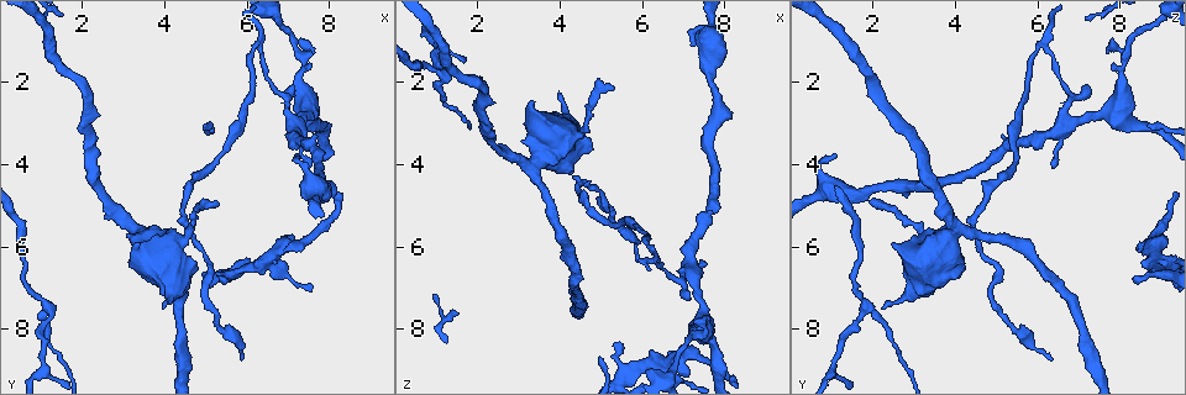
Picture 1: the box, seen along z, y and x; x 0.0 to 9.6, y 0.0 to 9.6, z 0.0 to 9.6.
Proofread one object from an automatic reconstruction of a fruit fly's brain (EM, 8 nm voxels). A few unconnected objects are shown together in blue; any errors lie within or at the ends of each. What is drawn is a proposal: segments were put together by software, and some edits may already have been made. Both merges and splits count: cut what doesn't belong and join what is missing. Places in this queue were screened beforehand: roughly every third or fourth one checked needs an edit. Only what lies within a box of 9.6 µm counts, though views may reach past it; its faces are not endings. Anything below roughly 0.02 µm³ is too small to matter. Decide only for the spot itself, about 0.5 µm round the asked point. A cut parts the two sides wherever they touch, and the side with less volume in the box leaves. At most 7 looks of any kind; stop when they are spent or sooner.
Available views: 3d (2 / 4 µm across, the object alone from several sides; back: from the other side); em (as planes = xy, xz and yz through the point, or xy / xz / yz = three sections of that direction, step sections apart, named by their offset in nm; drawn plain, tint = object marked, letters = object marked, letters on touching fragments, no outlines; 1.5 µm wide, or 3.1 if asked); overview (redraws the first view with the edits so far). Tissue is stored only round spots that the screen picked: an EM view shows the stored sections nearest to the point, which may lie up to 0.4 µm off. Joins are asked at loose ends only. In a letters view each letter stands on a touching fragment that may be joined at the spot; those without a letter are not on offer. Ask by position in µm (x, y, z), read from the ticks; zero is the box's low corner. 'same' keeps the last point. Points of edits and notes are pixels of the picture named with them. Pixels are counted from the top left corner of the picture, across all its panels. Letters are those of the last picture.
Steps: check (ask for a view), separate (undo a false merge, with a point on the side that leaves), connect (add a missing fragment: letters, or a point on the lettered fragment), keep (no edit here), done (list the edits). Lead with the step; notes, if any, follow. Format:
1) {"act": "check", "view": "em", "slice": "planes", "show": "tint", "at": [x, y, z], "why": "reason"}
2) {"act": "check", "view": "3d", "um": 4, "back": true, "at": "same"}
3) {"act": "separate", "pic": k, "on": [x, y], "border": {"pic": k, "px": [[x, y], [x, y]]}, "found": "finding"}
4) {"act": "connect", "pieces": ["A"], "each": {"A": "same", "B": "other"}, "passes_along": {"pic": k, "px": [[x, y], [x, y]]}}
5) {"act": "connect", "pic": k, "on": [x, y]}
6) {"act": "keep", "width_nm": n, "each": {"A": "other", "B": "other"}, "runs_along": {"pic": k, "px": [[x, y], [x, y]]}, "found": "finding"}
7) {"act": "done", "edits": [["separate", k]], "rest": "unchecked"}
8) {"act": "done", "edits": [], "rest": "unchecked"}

{"act": "check", "view": "3d", "um": 2, "back": true, "at": [5.35, 4.95, 2.15], "why": "an open end"}

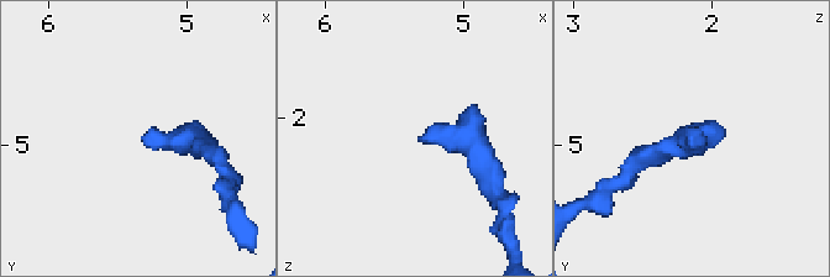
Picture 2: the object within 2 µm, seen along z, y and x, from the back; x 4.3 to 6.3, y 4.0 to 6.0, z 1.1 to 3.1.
{"act": "check", "view": "em", "slice": "planes", "show": "letters", "at": [5.30, 4.90, 2.20], "why": "need the tissue"}

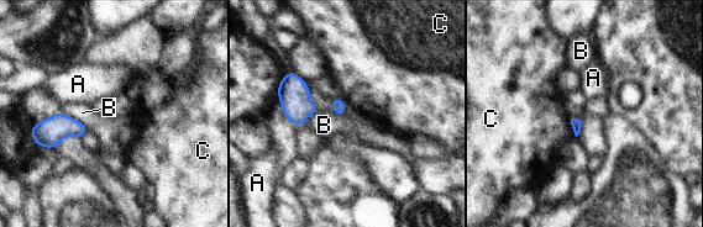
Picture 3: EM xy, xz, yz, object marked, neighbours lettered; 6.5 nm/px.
{"act": "keep", "each": {"A": "other", "B": "other", "C": "other"}, "border": {"pic": 3, "px": [[61, 111], [82, 122], [89, 131]]}, "found": "none of them fits"}

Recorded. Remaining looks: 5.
{"act": "check", "view": "3d", "um": 2, "at": [7.35, 3.75, 1.05], "why": "branch stops here"}

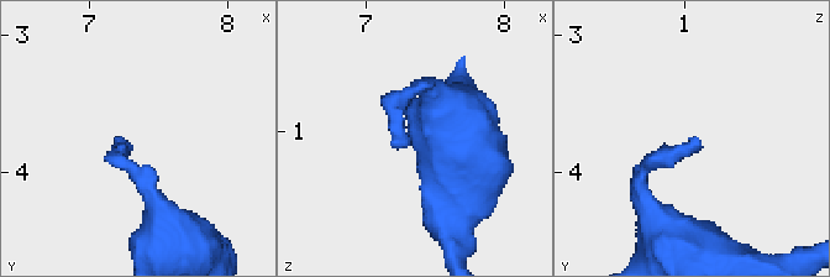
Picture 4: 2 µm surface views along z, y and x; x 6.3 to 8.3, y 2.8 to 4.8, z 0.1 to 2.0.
{"act": "check", "view": "em", "slice": "planes", "show": "letters", "at": [7.30, 3.80, 1.08]}

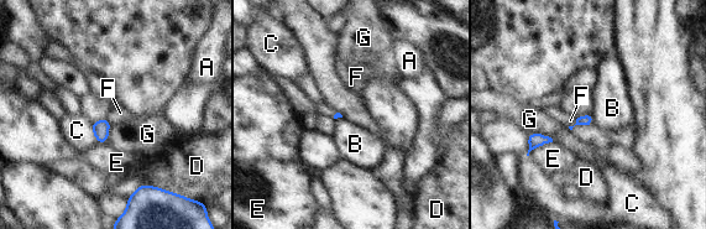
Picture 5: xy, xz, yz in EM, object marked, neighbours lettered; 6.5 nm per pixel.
{"act": "keep", "longest_contact_nm": ["E", 180], "each": {"A": "other", "B": "other", "C": "other", "D": "other", "E": "other", "F": "other", "G": "other"}, "found": "no lettered fragment goes on from it"}

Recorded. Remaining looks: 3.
{"act": "check", "view": "3d", "um": 4, "at": [1.10, 7.45, 1.80]}

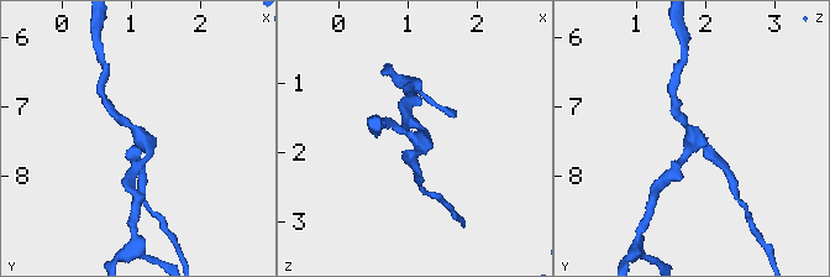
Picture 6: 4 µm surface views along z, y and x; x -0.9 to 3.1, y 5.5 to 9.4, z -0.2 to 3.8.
{"act": "check", "view": "em", "slice": "planes", "show": "letters", "at": [1.20, 7.50, 1.85], "why": "need the tissue"}

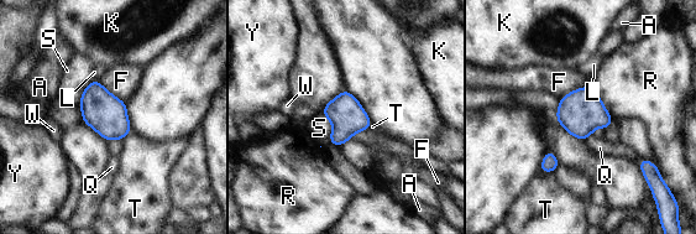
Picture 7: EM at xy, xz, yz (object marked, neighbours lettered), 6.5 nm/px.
{"act": "keep", "width_nm": 220, "each": {"A": "other", "F": "other", "K": "other", "L": "other", "Q": "other", "R": "other", "S": "other", "T": "other", "W": "other", "Y": "other"}, "border": {"pic": 7, "px": [[320, 113], [331, 125], [329, 142]]}, "found": "continuous, no second neuron"}

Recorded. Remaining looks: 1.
{"act": "done", "edits": [], "rest": "unchecked"}

